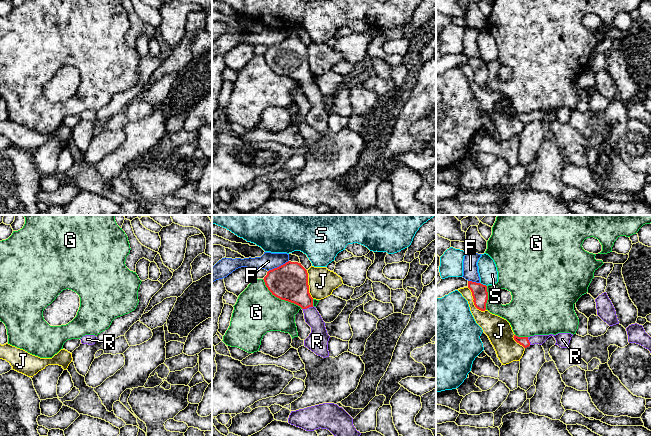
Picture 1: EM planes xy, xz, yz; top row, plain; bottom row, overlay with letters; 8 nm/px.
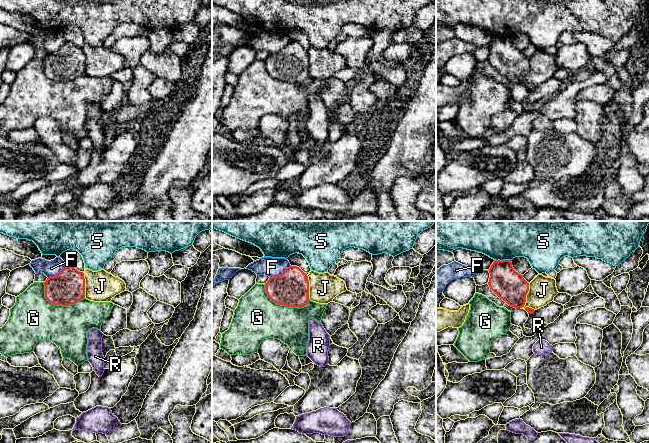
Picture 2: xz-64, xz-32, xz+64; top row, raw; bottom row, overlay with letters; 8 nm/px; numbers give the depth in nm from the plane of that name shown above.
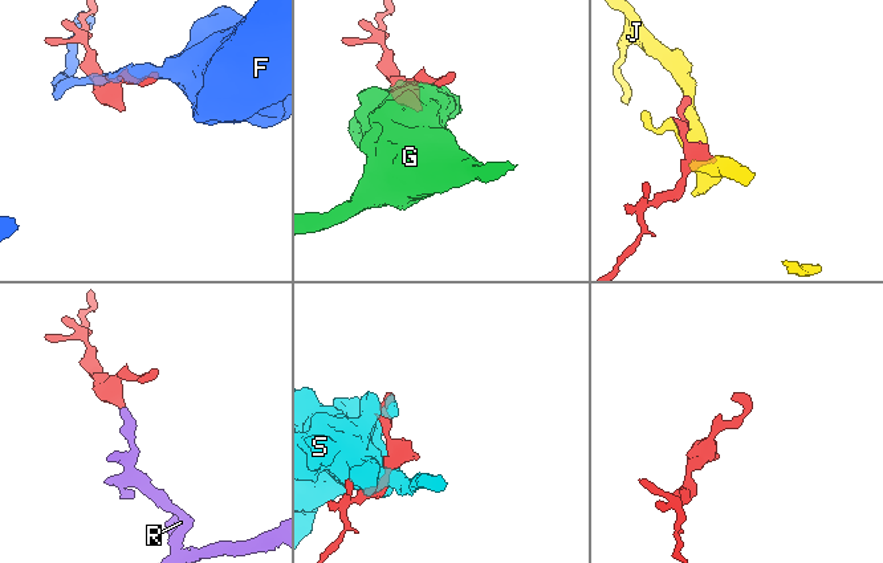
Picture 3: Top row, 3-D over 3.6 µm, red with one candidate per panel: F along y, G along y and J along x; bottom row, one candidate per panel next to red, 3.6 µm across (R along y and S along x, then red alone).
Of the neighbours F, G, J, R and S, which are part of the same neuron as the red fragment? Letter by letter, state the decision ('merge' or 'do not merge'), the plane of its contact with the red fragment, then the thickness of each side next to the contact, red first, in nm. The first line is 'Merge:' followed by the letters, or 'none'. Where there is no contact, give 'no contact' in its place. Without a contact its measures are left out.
Merge: R
F: do not merge | xz | 300/140 nm
G: do not merge | xz | 300/360 nm
J: do not merge | yz | 130/180 nm
R: merge | xz | 300/140 nm
S: do not merge | yz | 130/150 nm

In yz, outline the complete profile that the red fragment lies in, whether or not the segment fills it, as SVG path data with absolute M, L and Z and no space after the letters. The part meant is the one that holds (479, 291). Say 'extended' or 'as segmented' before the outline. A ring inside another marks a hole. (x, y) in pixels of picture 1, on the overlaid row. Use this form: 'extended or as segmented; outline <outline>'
as segmented; outline M468 281L468 288L472 292L475 307L481 311L485 311L488 300L487 286L481 283Z

